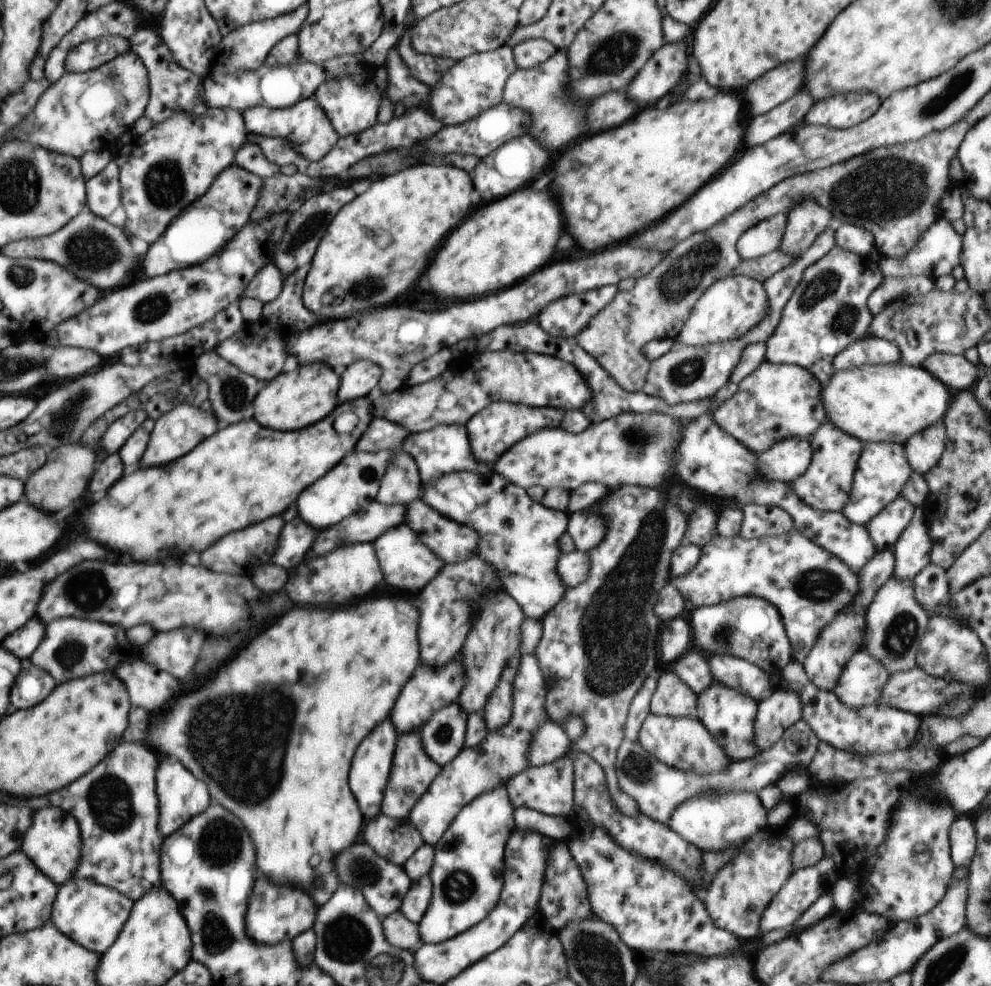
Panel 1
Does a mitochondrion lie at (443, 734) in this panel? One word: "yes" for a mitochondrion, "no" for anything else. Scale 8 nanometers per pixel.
yes

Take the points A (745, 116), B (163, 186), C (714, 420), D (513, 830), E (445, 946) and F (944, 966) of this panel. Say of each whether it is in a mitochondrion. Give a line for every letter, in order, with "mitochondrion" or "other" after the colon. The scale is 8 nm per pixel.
A: other
B: mitochondrion
C: other
D: other
E: other
F: mitochondrion

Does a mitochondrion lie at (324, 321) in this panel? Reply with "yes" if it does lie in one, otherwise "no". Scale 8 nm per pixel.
no

